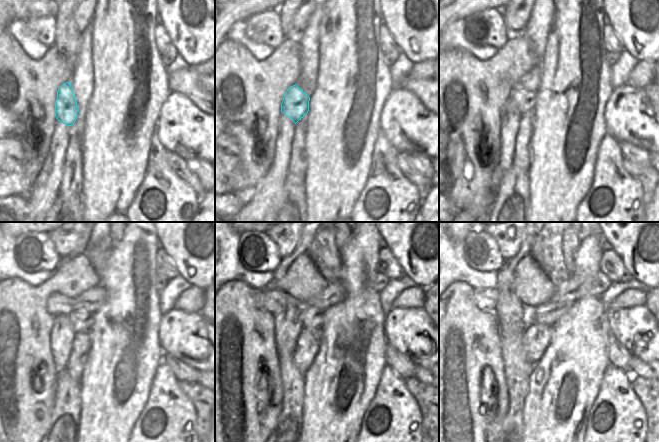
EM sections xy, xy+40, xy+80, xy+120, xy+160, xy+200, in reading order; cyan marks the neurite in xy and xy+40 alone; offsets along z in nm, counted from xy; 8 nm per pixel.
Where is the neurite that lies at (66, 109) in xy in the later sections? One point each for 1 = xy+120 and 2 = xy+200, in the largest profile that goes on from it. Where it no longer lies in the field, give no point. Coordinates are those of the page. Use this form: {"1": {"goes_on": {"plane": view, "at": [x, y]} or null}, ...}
{"1": {"goes_on": {"plane": "xy+120", "at": [82, 320]}}, "2": {"goes_on": {"plane": "xy+200", "at": [548, 313]}}}

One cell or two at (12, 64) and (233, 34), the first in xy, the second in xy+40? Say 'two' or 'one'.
two

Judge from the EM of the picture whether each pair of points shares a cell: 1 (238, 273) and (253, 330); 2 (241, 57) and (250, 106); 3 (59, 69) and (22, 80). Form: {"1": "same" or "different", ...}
{"1": "different", "2": "same", "3": "same"}

